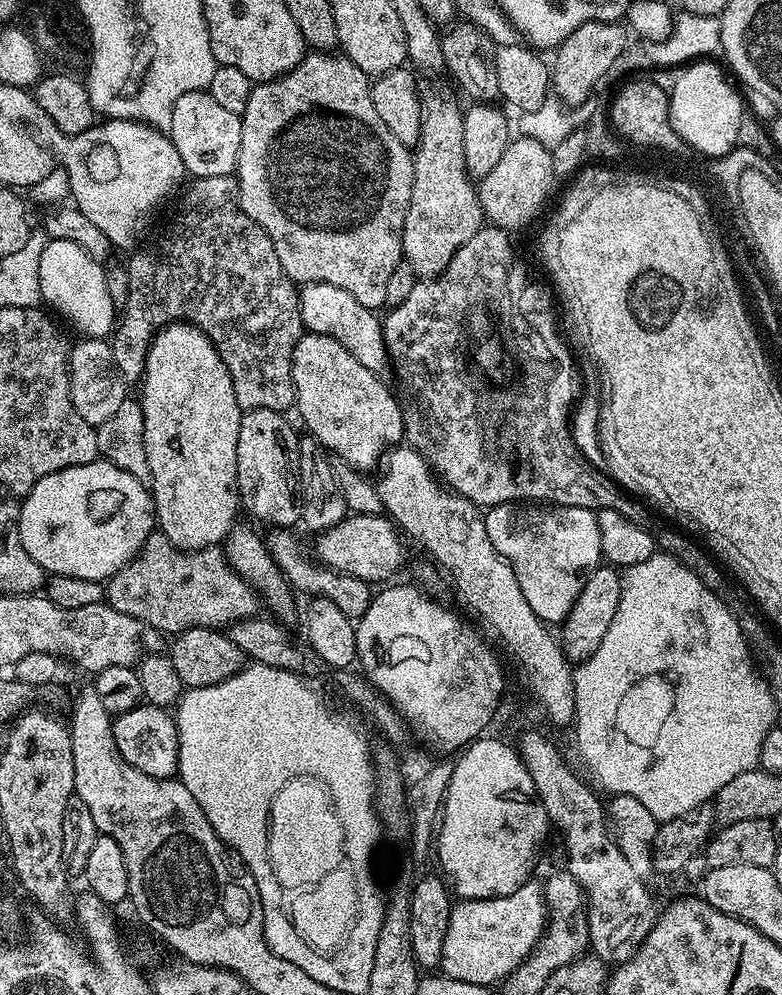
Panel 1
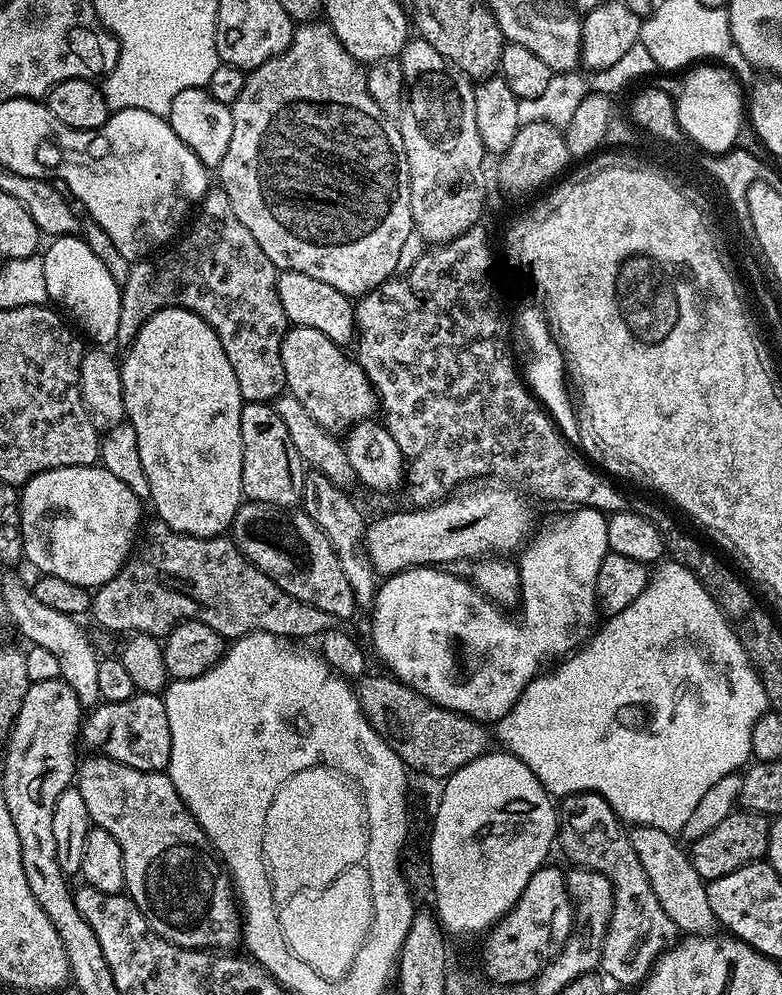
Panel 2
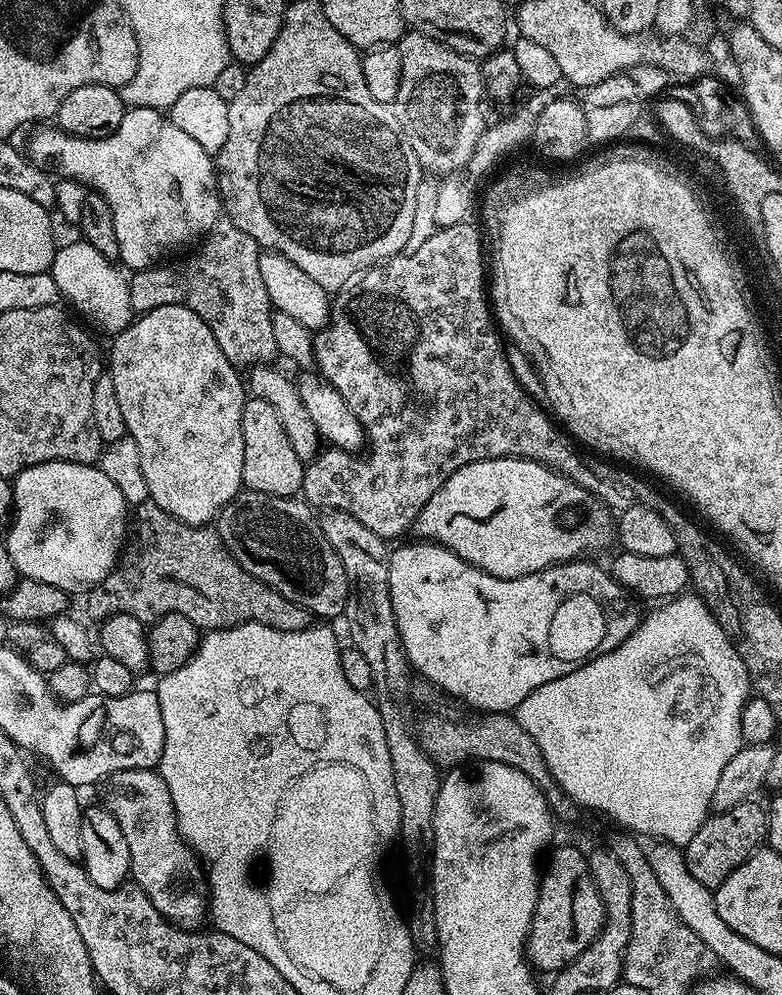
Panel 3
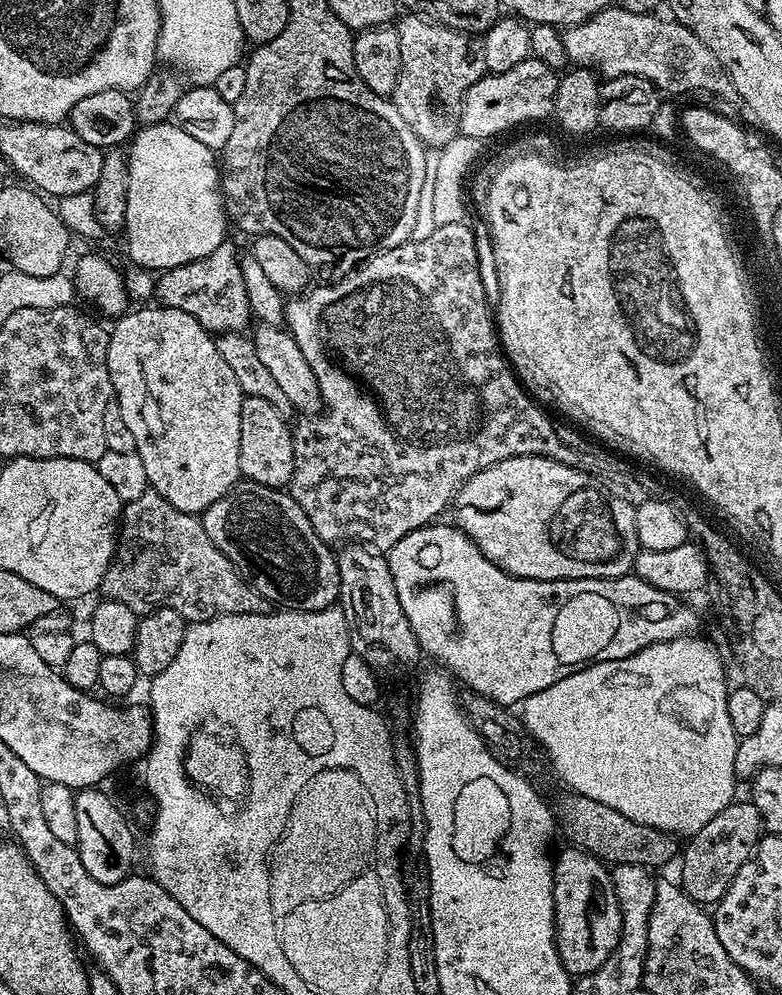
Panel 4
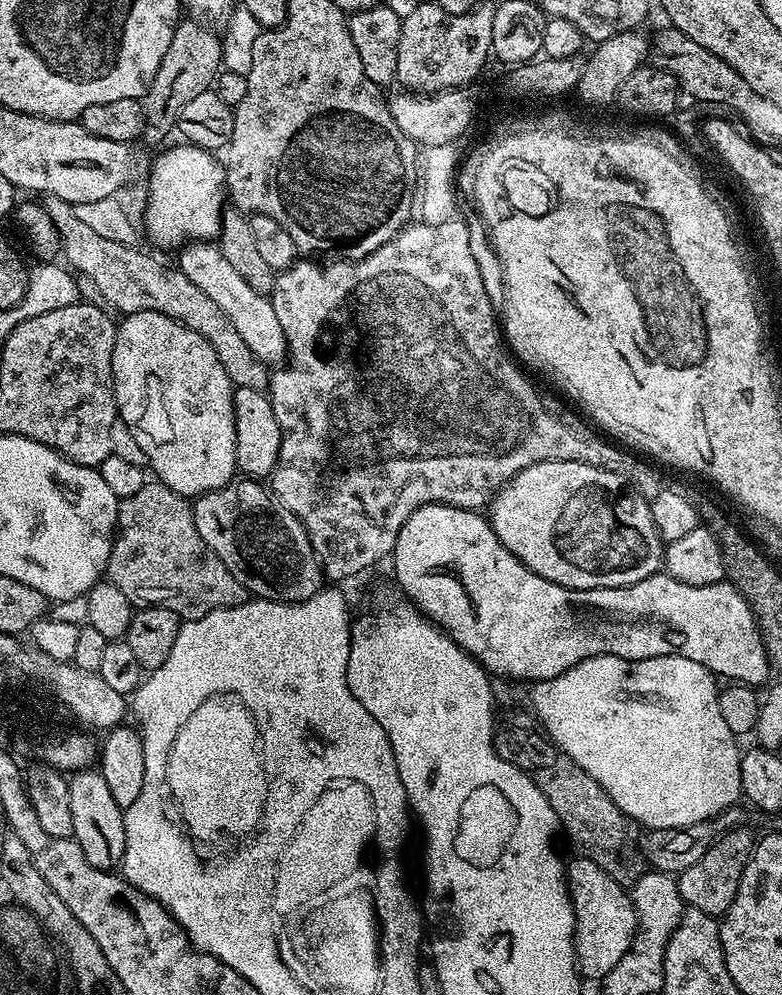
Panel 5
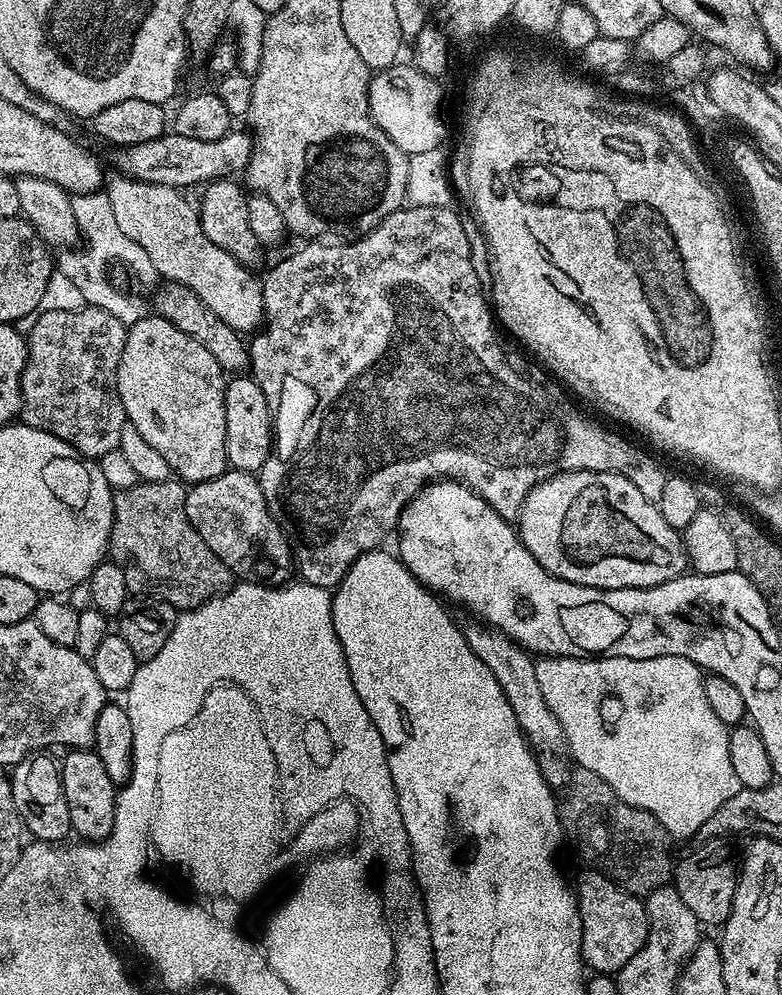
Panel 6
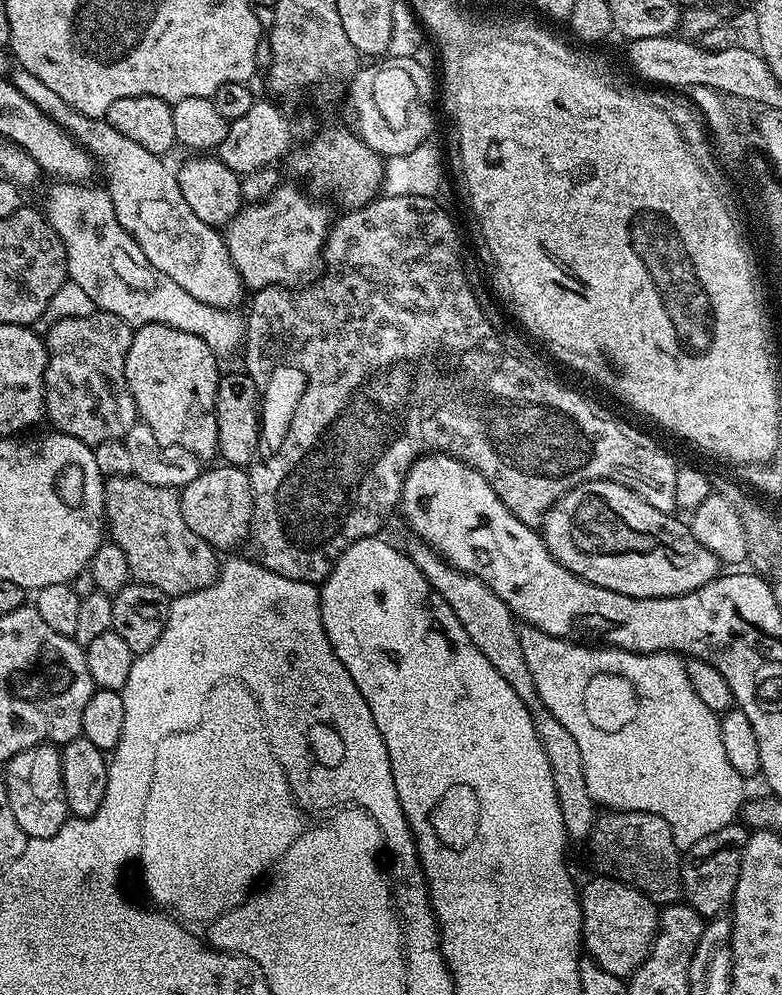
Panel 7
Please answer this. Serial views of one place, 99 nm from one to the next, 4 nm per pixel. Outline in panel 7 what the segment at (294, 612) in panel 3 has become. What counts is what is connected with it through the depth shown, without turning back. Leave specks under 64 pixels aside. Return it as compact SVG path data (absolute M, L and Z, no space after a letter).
M133 475L107 477L104 482L104 515L107 535L111 543L122 546L122 554L126 554L133 581L158 586L158 590L170 598L185 596L216 583L222 567L221 557L216 557L219 556L217 549L211 548L202 538L198 538L198 534L194 534L194 530L190 530L190 526L186 526L177 489L154 486Z

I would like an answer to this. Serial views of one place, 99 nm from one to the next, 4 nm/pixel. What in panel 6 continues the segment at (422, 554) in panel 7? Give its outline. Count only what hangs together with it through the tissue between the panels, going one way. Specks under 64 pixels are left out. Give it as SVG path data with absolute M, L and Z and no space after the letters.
M483 622L472 623L476 624L467 625L464 628L464 637L470 650L474 650L474 654L478 654L482 662L486 662L490 674L498 678L498 686L502 686L502 694L506 694L506 702L510 702L510 710L514 710L514 718L518 718L518 726L524 733L525 740L540 761L542 778L553 790L559 789L573 775L574 764L571 759L566 758L569 755L568 739L562 730L562 722L554 718L554 710L546 706L542 686L538 686L536 660L533 653L527 652L521 644L515 644L499 628L489 628Z

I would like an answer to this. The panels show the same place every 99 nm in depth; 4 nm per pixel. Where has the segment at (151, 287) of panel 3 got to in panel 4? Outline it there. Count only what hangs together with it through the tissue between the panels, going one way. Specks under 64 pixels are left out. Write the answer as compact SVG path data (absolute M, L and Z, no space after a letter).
M225 242L222 246L218 246L218 250L214 250L214 254L206 254L206 258L161 271L156 280L155 299L165 308L177 308L190 314L202 327L207 328L213 334L221 332L243 333L253 323L254 317L250 298L246 294L246 282L242 280L241 259L241 253L236 253L232 242Z

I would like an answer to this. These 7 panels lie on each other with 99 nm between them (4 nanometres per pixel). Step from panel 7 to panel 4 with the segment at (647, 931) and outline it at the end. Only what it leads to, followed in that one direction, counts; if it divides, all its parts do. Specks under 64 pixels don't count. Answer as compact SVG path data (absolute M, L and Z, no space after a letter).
M564 846L557 851L552 866L554 878L554 918L556 919L556 949L560 955L562 966L569 976L579 978L598 970L620 941L622 935L622 910L618 906L618 898L614 894L612 873L606 867L605 861L599 856L592 856L582 848Z

